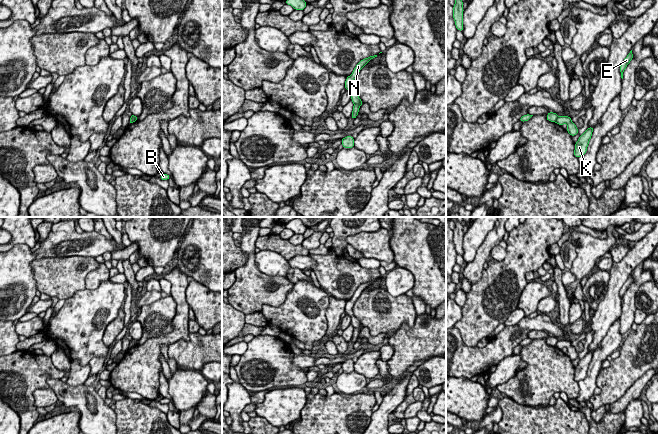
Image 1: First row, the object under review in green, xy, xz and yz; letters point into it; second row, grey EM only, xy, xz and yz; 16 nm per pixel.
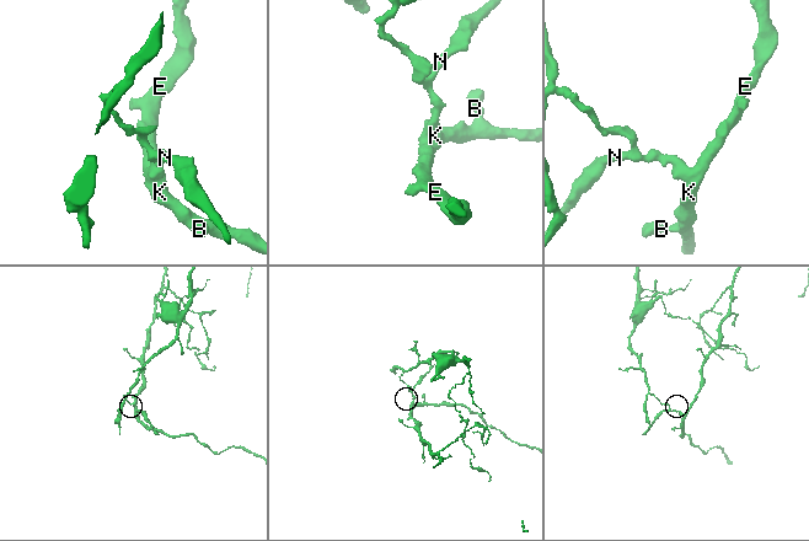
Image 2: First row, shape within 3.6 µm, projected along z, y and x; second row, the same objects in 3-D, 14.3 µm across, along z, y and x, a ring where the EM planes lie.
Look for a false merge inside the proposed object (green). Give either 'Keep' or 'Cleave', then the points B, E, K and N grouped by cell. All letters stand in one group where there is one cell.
Cleave. Groups: B E K / N

